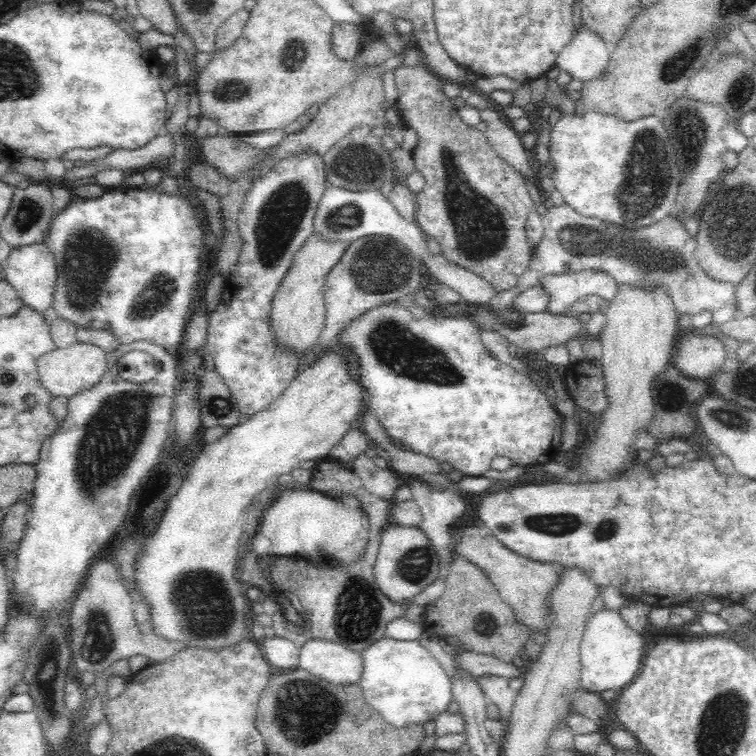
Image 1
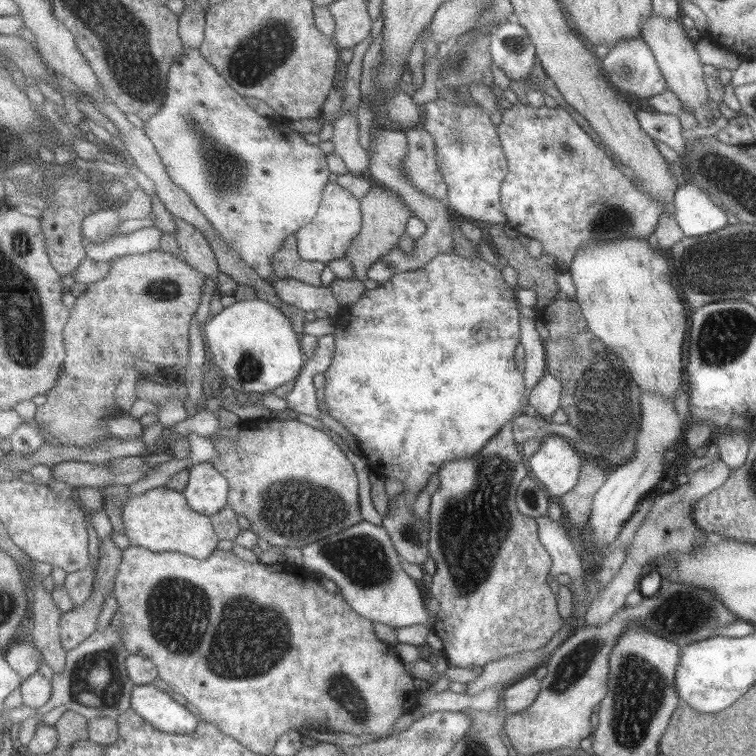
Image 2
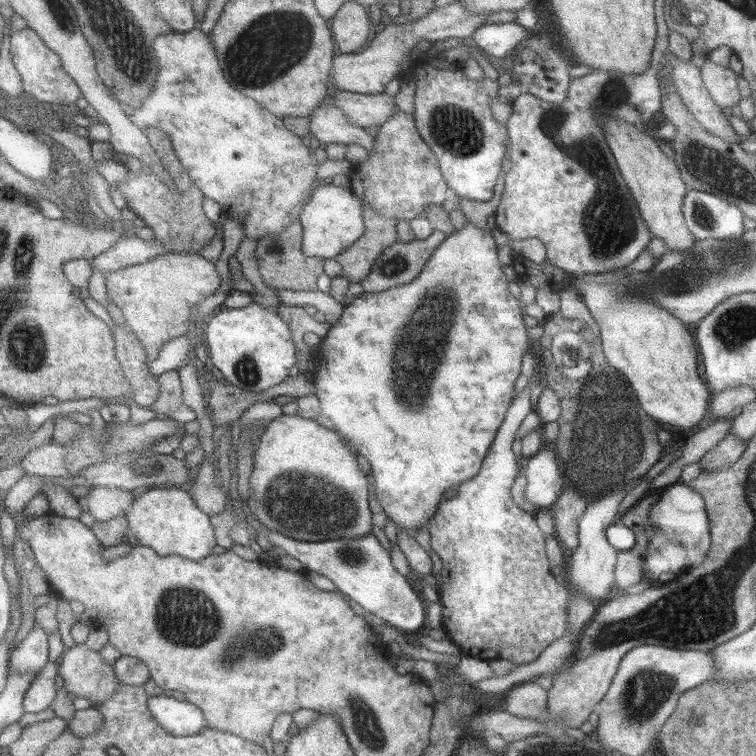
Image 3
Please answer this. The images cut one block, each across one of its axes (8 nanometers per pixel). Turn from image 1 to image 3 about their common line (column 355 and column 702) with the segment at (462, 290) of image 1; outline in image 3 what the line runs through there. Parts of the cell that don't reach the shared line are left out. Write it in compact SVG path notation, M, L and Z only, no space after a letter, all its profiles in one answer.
M688 190L681 211L696 240L740 238L746 230L740 208L712 193Z

